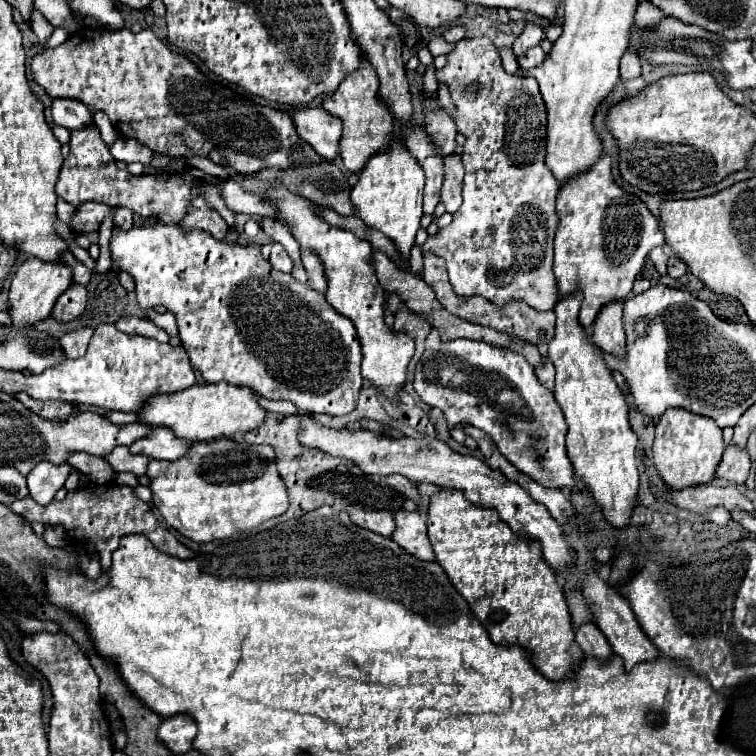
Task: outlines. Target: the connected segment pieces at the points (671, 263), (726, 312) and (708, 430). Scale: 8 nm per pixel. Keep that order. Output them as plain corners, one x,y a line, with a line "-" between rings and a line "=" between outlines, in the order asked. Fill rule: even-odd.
670,256
670,260
668,260
668,276
680,278
684,274
686,274
686,264
678,256
=
704,288
704,290
700,290
698,298
708,302
712,312
718,314
718,318
722,318
726,322
746,322
746,324
750,322
746,312
744,312
744,308
742,308
742,304
736,298
732,298
732,296
712,294
708,288
=
670,408
656,426
656,440
652,450
658,476
666,482
666,486
670,486
670,490
700,486
712,482
716,468
722,460
722,430
716,426
712,418
698,416
682,408

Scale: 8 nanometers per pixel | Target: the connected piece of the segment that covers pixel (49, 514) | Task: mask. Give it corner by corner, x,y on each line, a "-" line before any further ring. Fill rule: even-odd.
106,484
106,486
92,486
92,490
74,490
68,492
68,496
60,502
60,500
52,500
48,506
40,506
36,504
30,496
26,496
24,500
18,500
10,506
16,514
20,514
22,518
30,520
30,522
42,522
42,524
62,524
64,530
68,532
68,536
74,536
78,532
78,538
88,538
94,546
96,552
100,554
100,564
102,570
108,570
112,564
112,552
118,548
120,538
126,534
144,534
150,542
154,542
154,546
170,556
178,556
178,558
192,558
196,556
196,552
188,550
184,544
180,544
168,530
162,528
162,536
154,536
156,530
160,530
156,516
152,514
150,506
142,500
138,500
132,492
132,488
128,486
116,486
116,484

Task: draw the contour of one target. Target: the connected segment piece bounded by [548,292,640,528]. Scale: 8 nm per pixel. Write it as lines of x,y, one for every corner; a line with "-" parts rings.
564,296
556,312
556,336
548,344
548,358
556,368
554,398
558,400
566,422
570,426
566,436
568,456
574,464
576,474
588,486
588,492
602,508
608,524
614,528
626,528
638,496
638,466
636,466
636,444
638,438
628,422
628,404
624,394
612,380
610,370
602,360
602,352
588,338
578,322
582,296

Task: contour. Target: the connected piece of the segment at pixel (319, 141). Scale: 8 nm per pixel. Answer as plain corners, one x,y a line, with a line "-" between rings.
302,108
292,114
298,136
306,140
324,160
334,160
340,152
342,122
322,108

